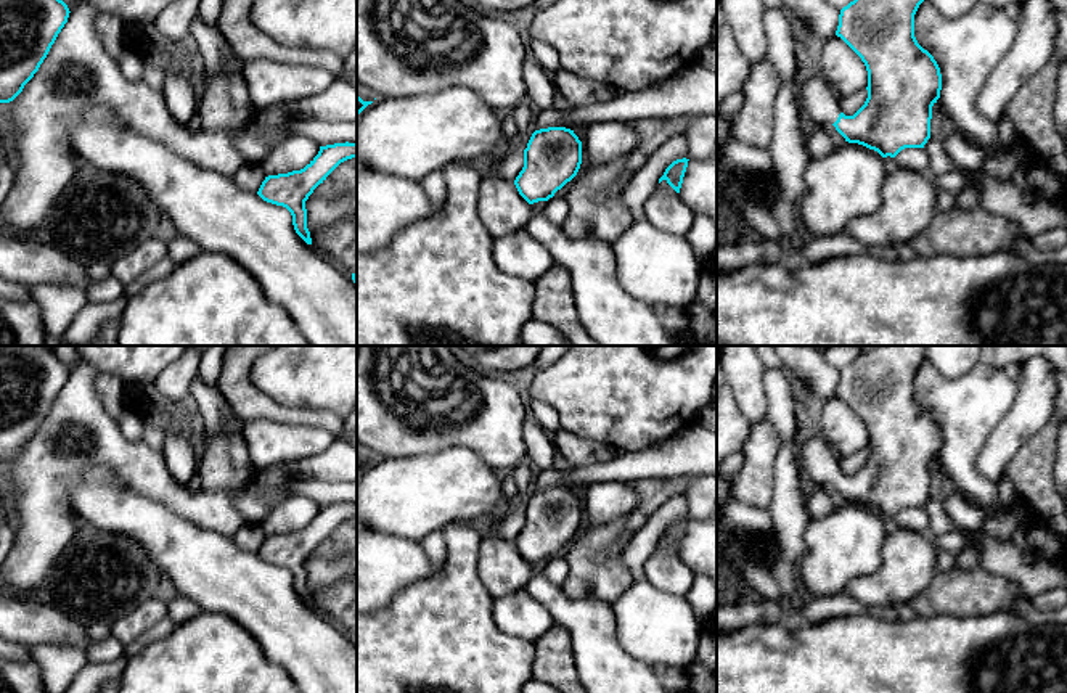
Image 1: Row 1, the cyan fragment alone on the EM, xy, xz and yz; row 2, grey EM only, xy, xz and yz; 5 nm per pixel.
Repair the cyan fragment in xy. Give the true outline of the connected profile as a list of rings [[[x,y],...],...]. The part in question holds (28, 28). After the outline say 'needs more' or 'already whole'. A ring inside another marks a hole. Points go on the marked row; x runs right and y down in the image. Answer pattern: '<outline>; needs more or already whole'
[[[0,0],[0,103],[13,101],[34,77],[69,13],[63,0]]]; already whole

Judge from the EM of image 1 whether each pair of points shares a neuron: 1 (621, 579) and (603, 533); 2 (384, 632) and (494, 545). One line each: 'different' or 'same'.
1: same
2: different

